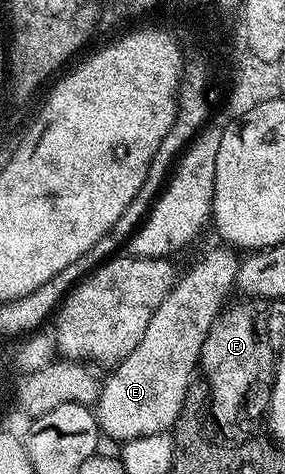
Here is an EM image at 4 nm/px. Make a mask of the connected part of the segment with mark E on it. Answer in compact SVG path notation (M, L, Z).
M221 248L208 250L183 277L181 274L175 280L164 303L160 303L152 319L148 319L148 327L140 343L136 343L136 351L132 351L132 355L125 357L119 365L113 366L111 373L114 374L105 378L96 402L98 427L105 436L107 433L117 443L125 443L137 437L156 437L173 430L181 404L184 403L184 393L199 368L204 339L227 304L226 295L238 280L239 254L233 248Z

